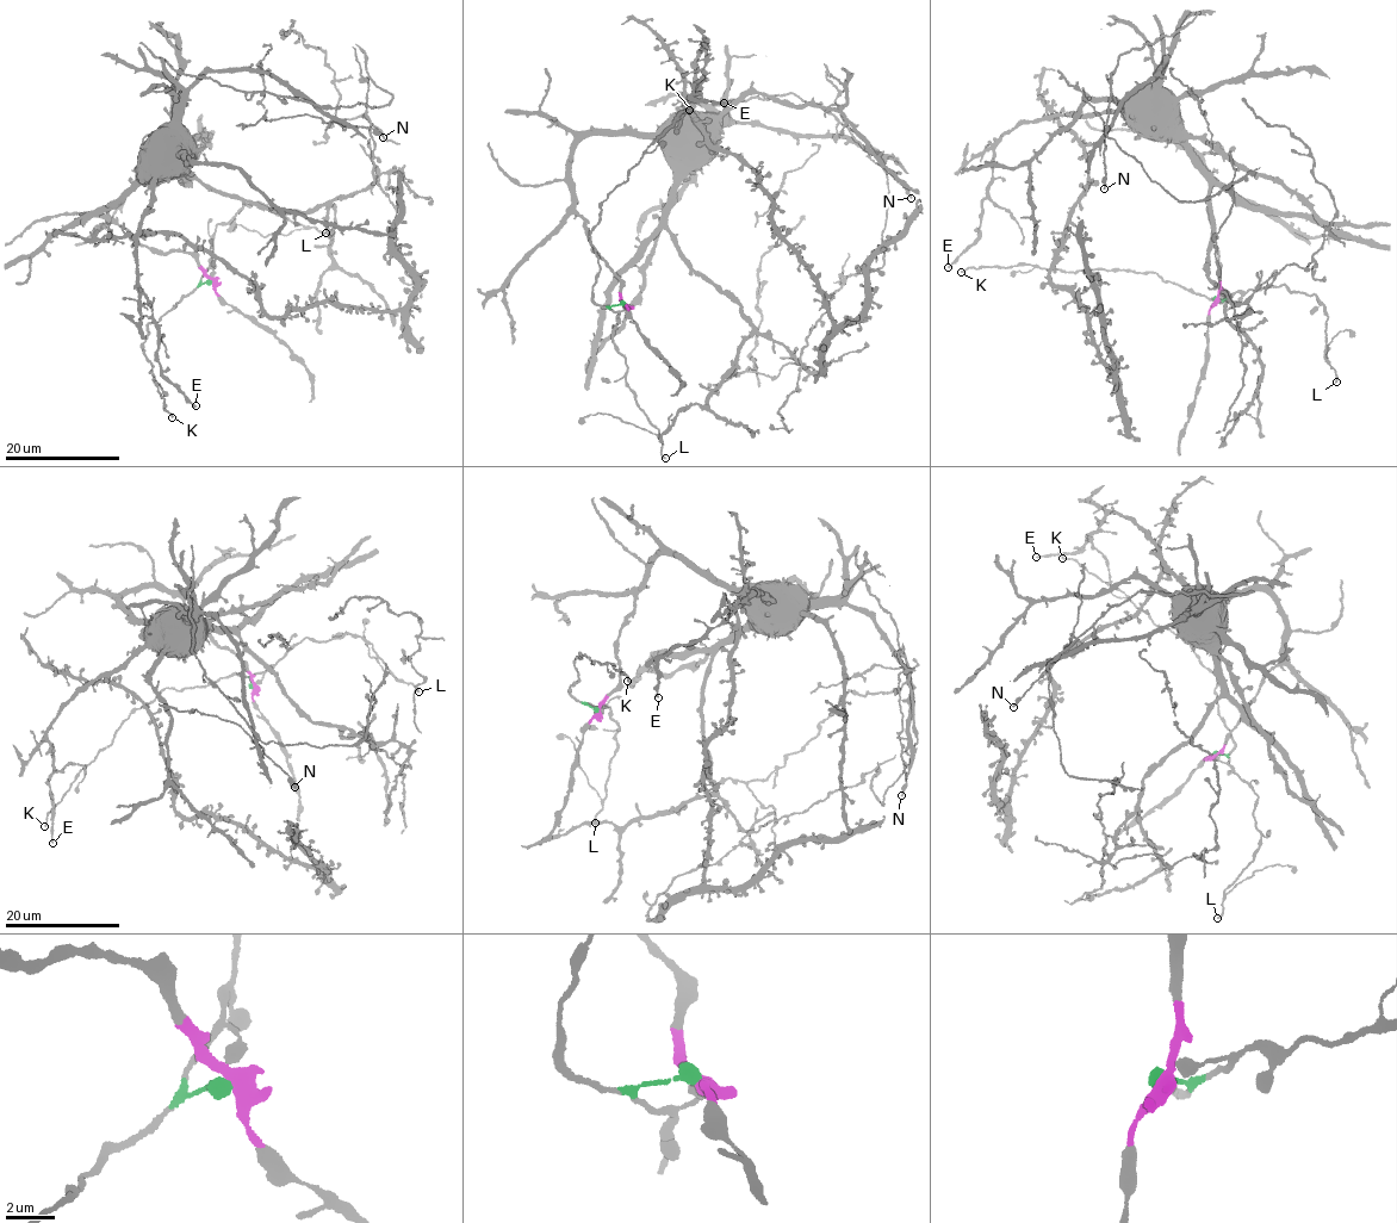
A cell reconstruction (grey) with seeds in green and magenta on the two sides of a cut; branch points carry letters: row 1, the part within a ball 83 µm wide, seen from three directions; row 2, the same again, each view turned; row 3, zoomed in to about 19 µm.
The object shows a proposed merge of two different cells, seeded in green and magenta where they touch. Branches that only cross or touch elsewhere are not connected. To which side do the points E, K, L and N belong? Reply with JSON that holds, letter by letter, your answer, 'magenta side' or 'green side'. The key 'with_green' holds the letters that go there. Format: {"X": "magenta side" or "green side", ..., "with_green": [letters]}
{"E": "magenta side", "K": "green side", "L": "green side", "N": "magenta side", "with_green": ["K", "L"]}

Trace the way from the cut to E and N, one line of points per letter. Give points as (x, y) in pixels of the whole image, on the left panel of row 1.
E: (211, 280), (197, 258), (153, 249), (91, 215), (78, 221), (154, 177), (132, 252), (160, 371), (197, 405)
N: (211, 280), (197, 258), (78, 221), (132, 185), (177, 98), (211, 72), (244, 69), (383, 136)

